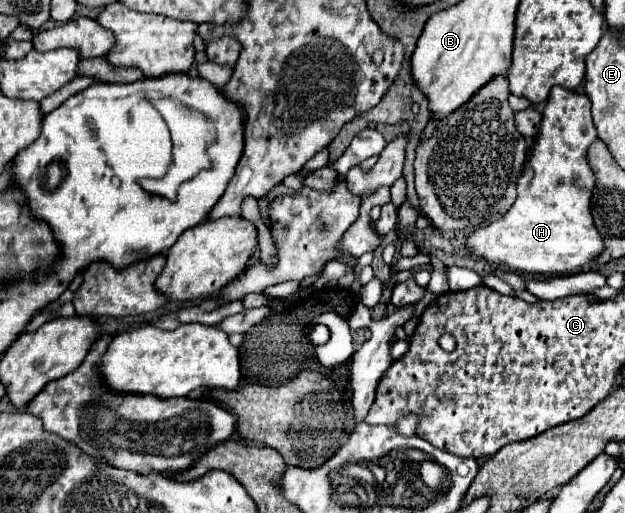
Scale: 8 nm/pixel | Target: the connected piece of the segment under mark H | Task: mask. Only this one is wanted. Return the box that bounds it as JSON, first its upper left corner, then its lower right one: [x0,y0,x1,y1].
[467,86,605,276]

